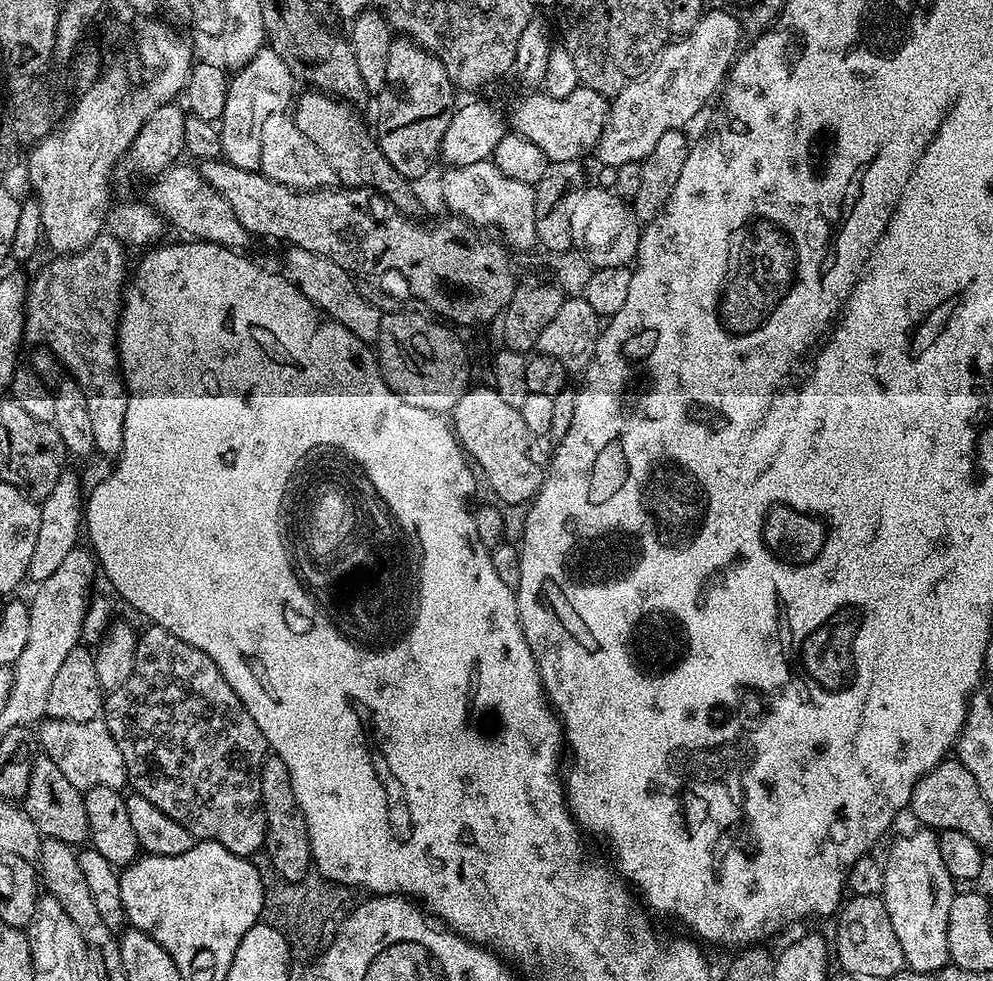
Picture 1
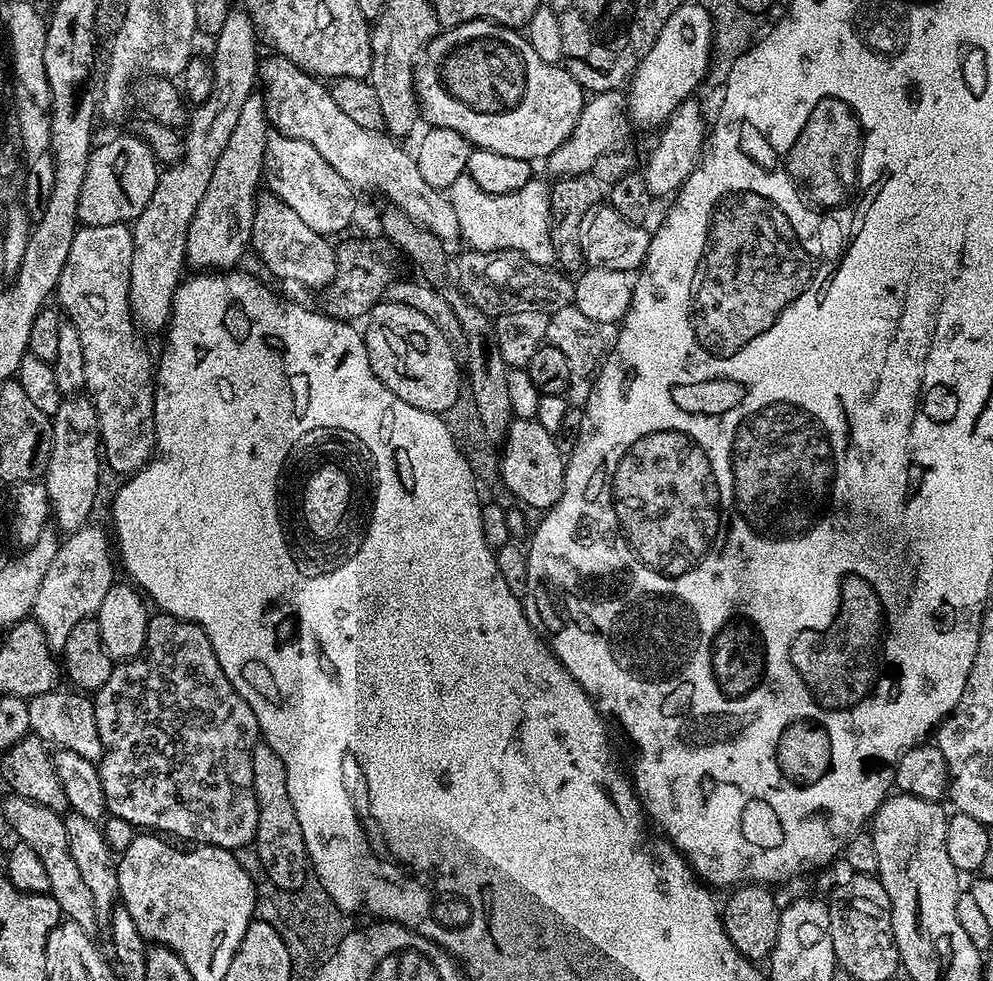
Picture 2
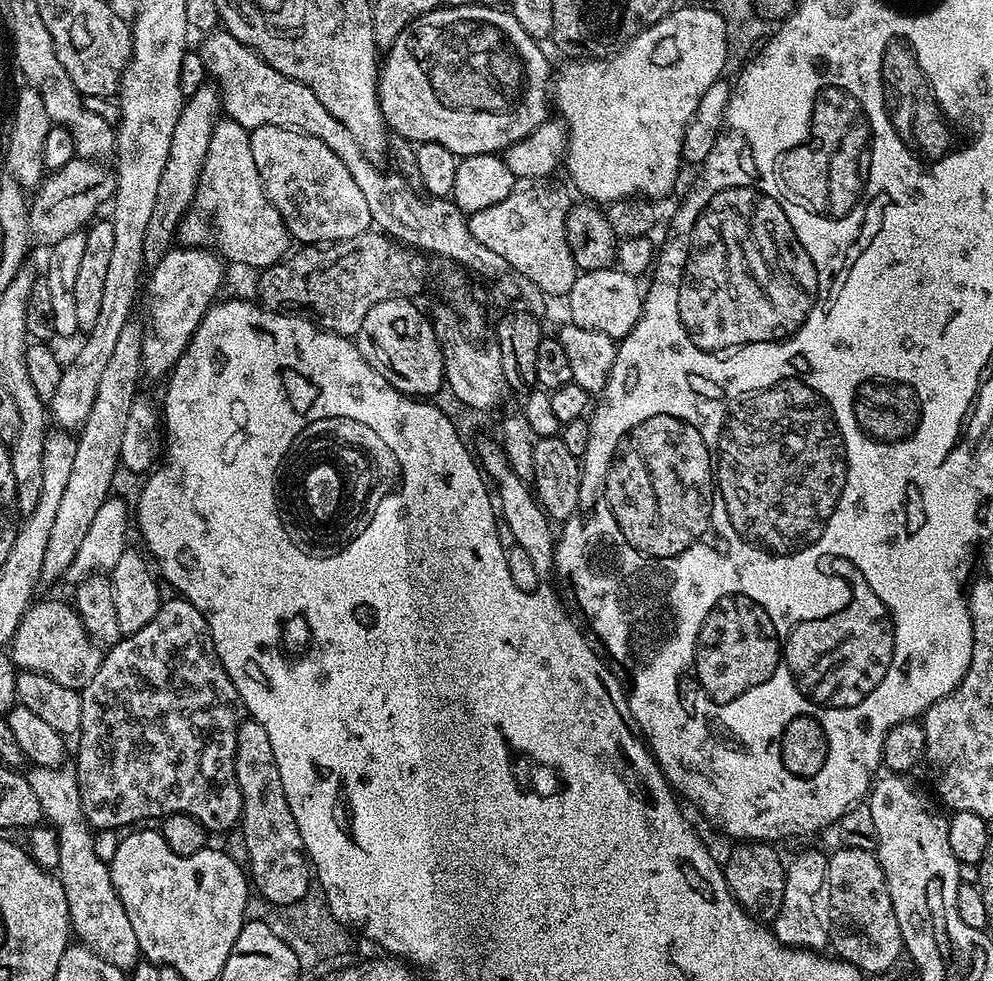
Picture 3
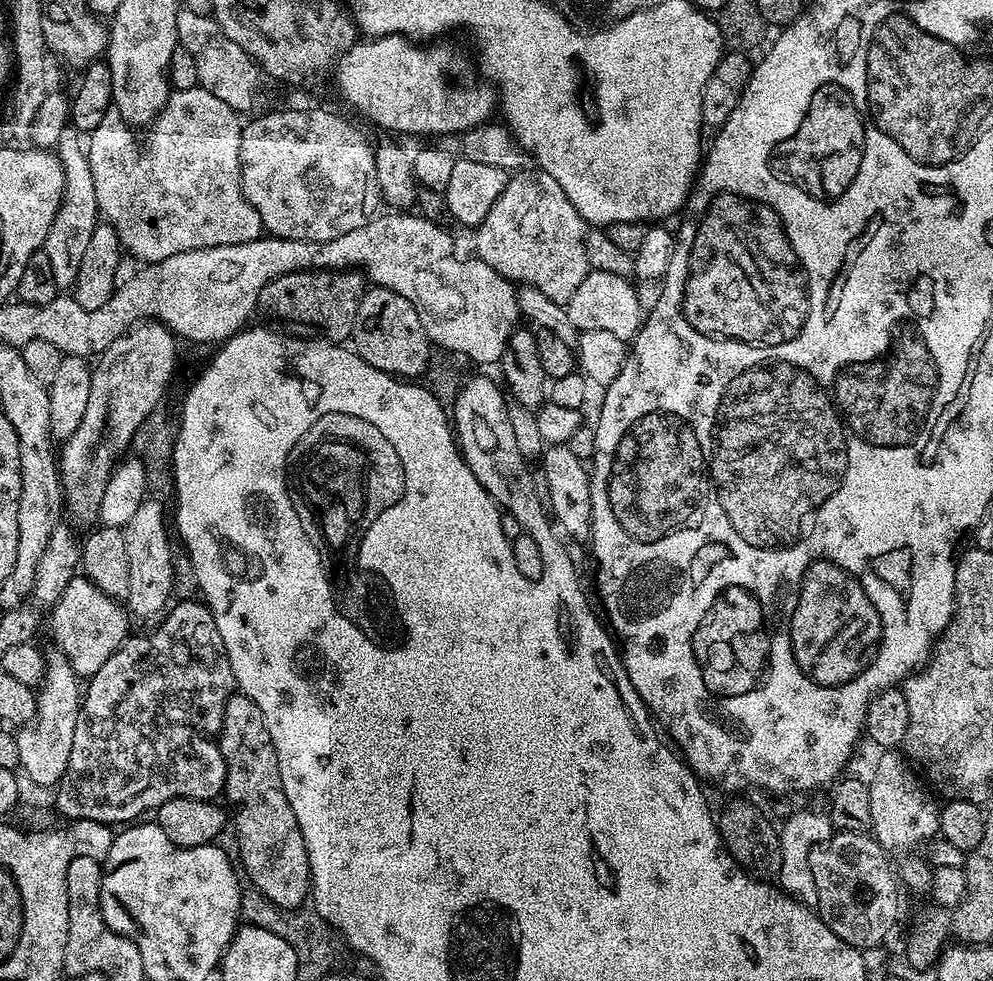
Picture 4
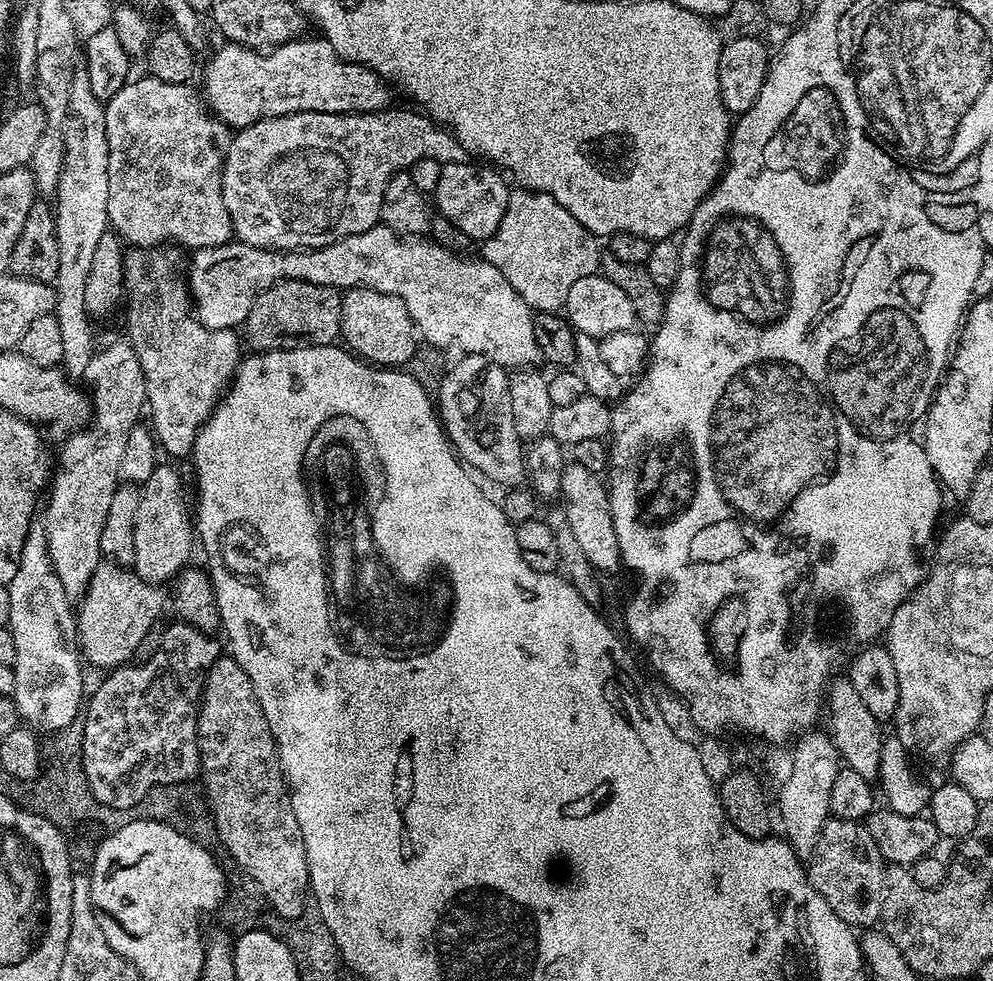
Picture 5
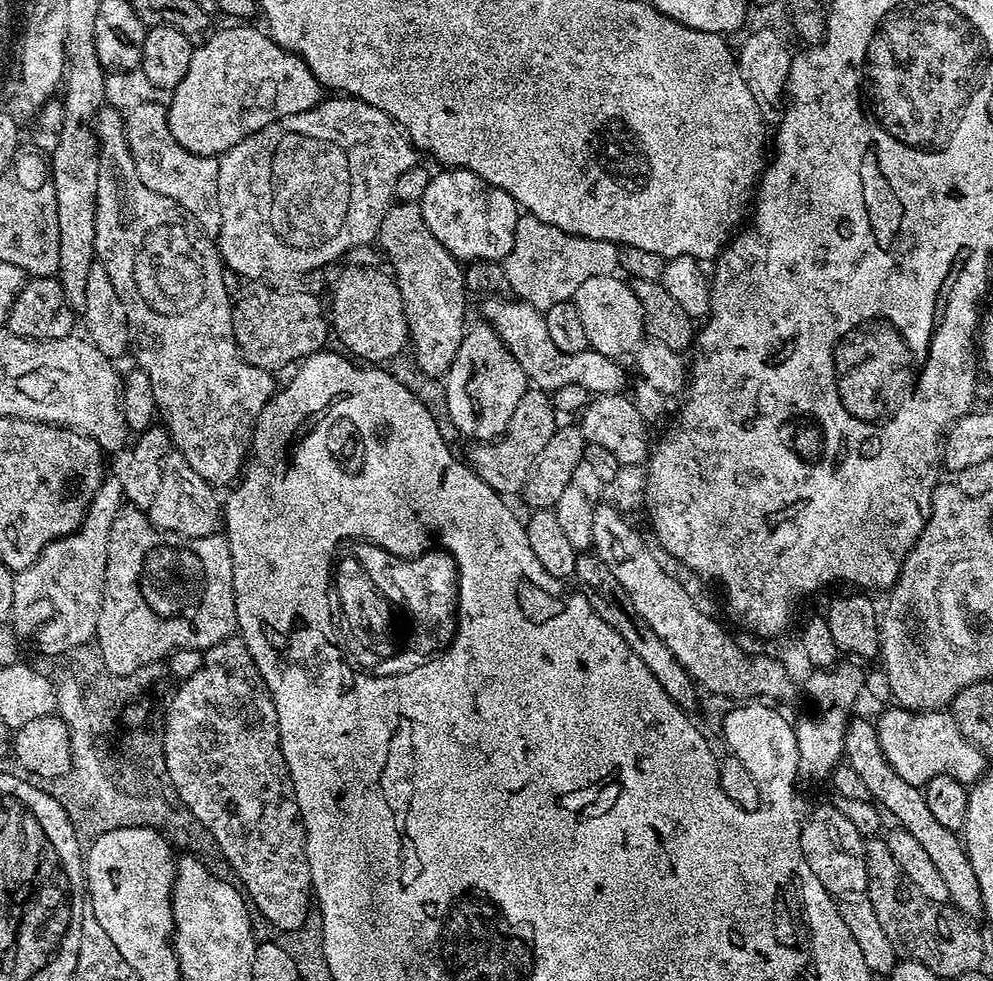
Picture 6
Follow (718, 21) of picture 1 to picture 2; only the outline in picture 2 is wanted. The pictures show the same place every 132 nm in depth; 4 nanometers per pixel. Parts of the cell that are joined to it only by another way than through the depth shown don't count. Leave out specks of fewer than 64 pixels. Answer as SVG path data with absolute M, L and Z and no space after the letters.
M623 91L598 92L589 95L584 102L584 109L566 142L546 157L546 165L553 172L553 177L563 178L591 172L598 158L608 156L611 148L616 148L628 136L630 121L626 111L626 96Z

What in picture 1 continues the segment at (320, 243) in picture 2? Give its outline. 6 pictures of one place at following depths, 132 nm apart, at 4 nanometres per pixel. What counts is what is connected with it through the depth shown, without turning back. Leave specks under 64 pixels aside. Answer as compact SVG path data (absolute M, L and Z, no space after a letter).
M295 246L289 247L287 251L288 253L284 256L285 269L283 268L283 271L296 285L296 289L306 294L306 298L310 298L313 306L326 313L331 320L336 320L342 326L346 326L350 334L354 334L369 346L375 345L380 336L381 312L370 304L363 291L360 293L356 289L357 281L352 273L338 266L338 262L330 258L322 258L322 254L314 254L310 250L302 250Z

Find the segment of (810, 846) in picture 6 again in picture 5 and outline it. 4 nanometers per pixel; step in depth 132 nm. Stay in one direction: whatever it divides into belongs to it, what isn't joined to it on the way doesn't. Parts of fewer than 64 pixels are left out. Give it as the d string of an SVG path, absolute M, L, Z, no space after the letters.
M829 818L818 834L813 854L806 860L808 881L830 902L830 910L853 929L864 930L880 918L884 901L884 870L886 861L870 836L870 830L858 820Z

